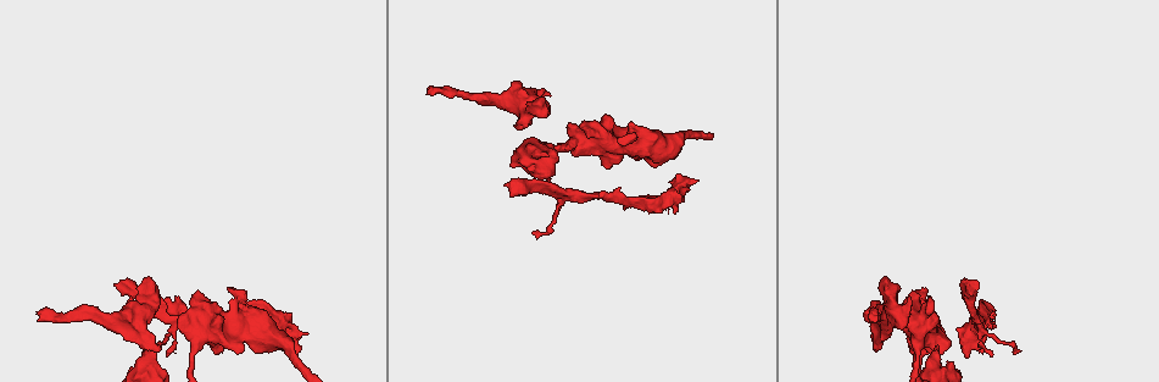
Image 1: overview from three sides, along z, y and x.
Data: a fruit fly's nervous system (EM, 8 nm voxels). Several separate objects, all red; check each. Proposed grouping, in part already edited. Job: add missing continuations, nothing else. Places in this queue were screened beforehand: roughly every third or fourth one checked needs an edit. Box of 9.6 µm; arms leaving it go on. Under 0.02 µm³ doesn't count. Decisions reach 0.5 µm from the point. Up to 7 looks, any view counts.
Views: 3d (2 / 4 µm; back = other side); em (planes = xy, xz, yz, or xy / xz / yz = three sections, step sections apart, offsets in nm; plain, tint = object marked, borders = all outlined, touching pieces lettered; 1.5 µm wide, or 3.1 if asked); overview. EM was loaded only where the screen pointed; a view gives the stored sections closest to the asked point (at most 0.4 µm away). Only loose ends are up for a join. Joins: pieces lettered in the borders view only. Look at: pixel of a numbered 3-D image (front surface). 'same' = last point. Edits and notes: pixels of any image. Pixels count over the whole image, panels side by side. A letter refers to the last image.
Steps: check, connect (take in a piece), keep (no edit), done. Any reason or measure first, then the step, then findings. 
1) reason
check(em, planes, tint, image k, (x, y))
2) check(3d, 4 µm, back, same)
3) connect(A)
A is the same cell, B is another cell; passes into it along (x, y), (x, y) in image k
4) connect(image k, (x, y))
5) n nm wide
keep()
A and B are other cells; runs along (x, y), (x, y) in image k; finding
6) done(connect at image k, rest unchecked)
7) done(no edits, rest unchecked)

branch stops here
check(em, planes, borders, image 1, (875, 315))

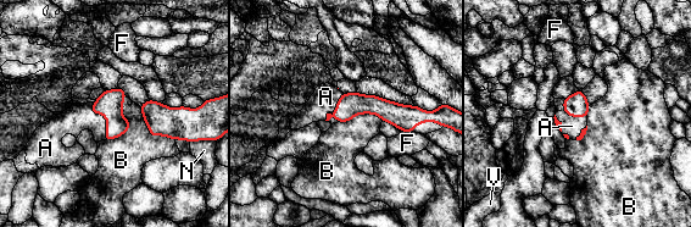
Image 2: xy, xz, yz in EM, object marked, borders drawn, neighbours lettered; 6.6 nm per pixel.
150 nm wide; B touches over 340 nm
connect(A)
A is the same cell, B, F, N and V are other cells; the cell continues

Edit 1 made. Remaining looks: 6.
check(3d, 2 µm, back, image 1, (228, 288))

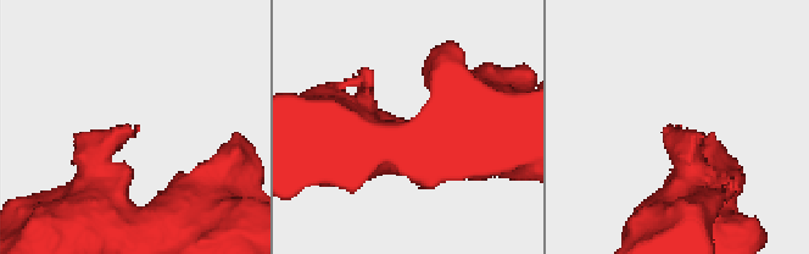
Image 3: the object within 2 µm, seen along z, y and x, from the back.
check(em, xz, step 8, tint, image 3, (678, 128))

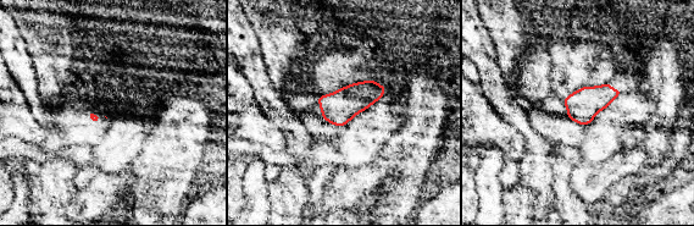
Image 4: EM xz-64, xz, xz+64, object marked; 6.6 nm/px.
check(em, planes, borders, same)

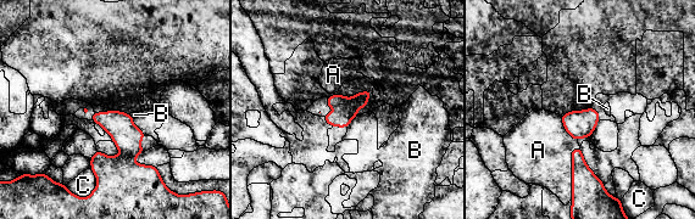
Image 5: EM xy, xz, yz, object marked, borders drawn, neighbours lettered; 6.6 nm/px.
170 nm wide
connect(A)
A is the same cell, B and C are other cells; passes into it along (590, 202), (572, 169), (539, 151) in image 5; it goes on there

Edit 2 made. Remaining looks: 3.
check(overview)

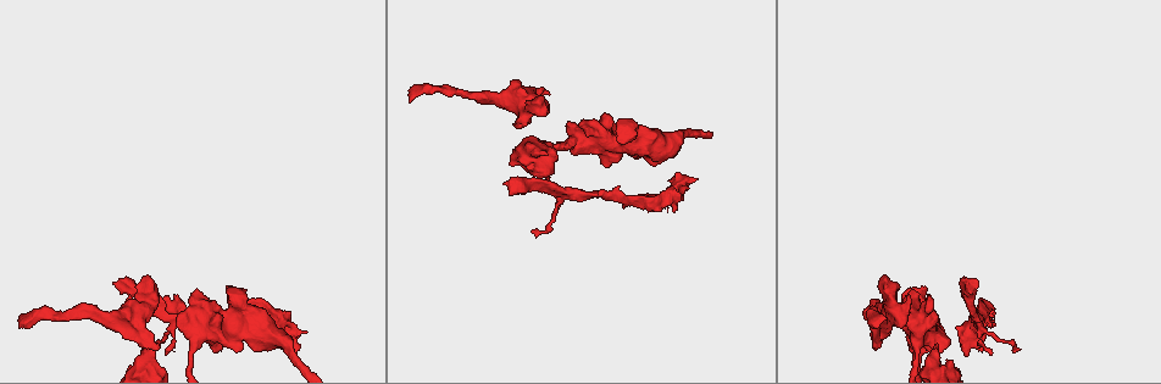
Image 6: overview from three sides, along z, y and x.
free end
check(em, planes, borders, image 6, (990, 355))

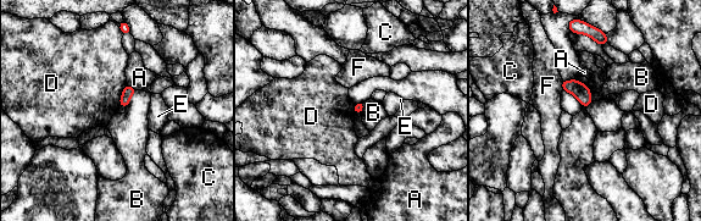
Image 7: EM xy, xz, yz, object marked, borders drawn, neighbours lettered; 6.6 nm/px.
D touches over 160 nm
keep()
A, B, C, D, E and F are other cells; border along (127, 84), (122, 92), (120, 106) in image 7; no lettered piece goes on from it

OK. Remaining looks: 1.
done(connect at image 2, connect at image 5, rest unchecked)

